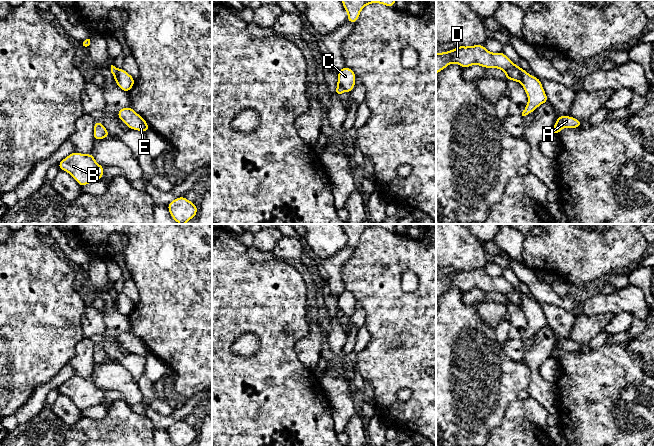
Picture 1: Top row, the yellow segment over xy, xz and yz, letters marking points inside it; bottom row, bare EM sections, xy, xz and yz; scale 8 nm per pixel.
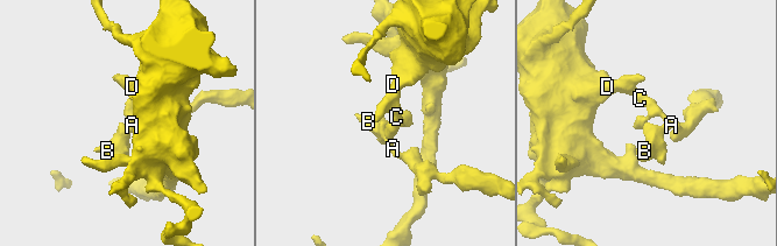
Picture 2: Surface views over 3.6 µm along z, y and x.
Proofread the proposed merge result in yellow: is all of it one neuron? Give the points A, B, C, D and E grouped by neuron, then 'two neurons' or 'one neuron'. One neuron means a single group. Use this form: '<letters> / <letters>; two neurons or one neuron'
A B E / C D; two neurons

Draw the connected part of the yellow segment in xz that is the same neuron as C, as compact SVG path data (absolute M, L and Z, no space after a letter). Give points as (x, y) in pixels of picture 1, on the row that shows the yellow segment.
M343 67L338 71L338 85L340 85L344 91L351 93L355 86L356 75L349 67Z

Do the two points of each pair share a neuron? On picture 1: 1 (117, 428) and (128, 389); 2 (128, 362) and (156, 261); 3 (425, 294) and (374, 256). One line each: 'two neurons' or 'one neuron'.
1: two neurons
2: two neurons
3: one neuron

